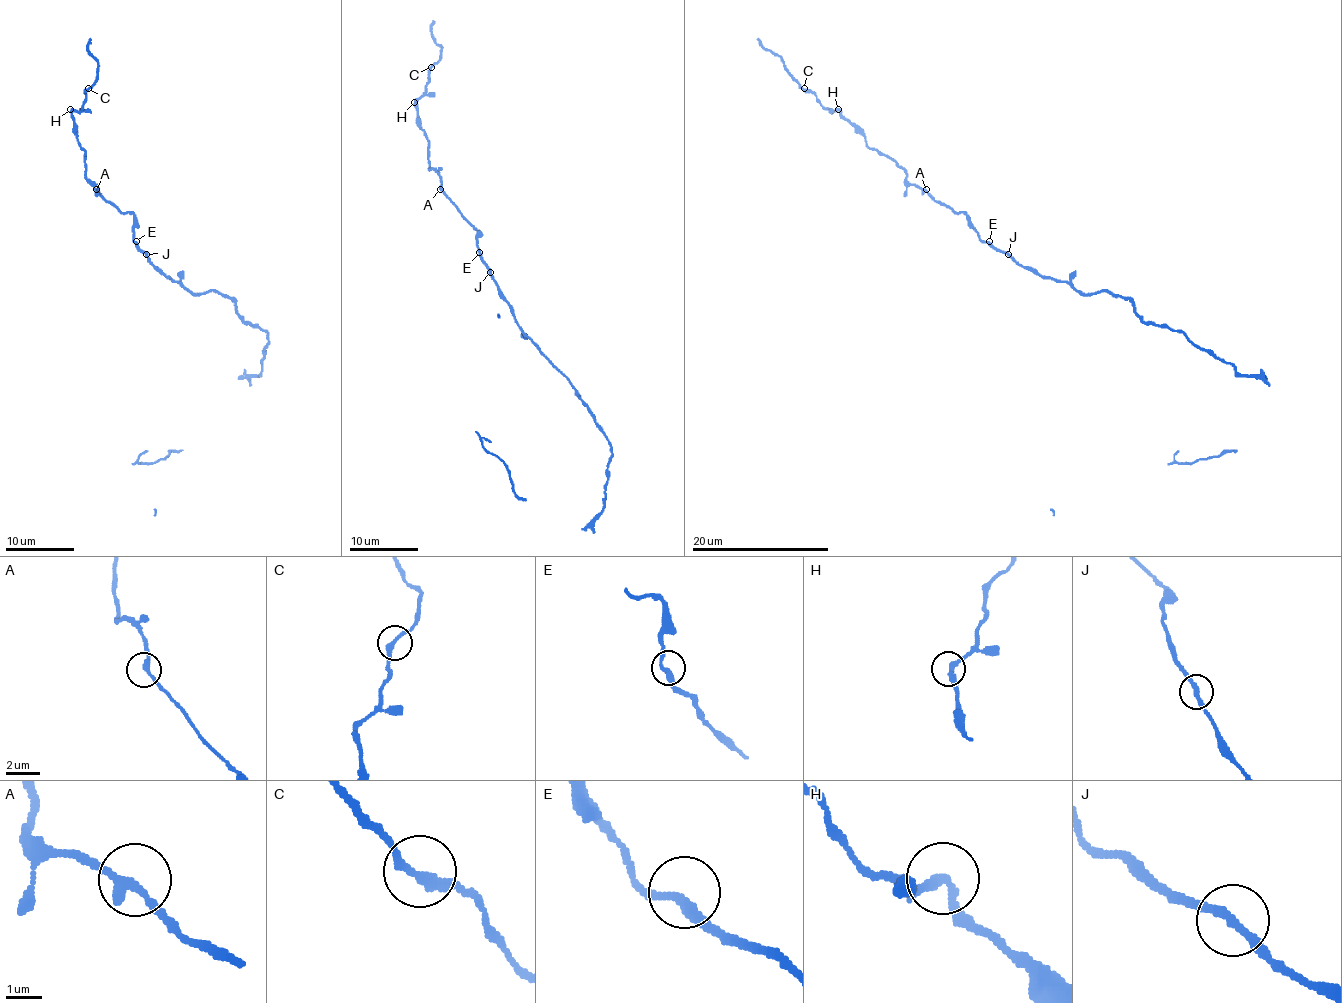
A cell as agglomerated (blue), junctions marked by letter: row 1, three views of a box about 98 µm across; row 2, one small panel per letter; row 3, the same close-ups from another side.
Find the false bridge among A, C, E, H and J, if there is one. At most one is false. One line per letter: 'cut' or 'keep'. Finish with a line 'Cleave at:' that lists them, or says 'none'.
A: keep
C: keep
E: keep
H: keep
J: cut
Cleave at: J

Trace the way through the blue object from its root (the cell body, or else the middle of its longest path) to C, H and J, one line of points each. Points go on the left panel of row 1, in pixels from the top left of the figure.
C: (220, 294), (192, 294), (158, 270), (134, 241), (134, 215), (86, 177), (72, 111), (88, 88)
H: (220, 294), (192, 294), (149, 261), (134, 241), (134, 215), (112, 205), (86, 177), (70, 109)
J: (220, 294), (215, 291), (192, 294), (158, 270), (146, 255)

